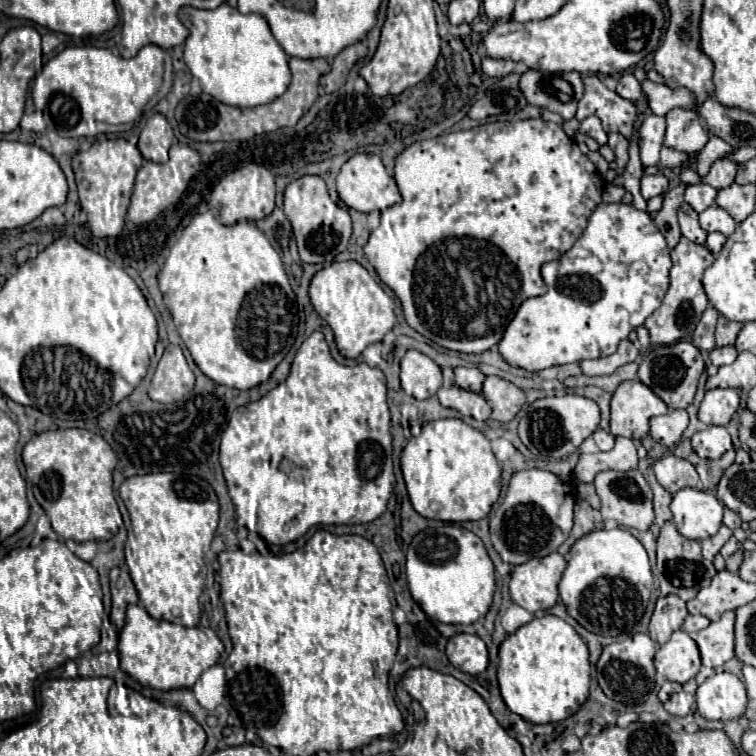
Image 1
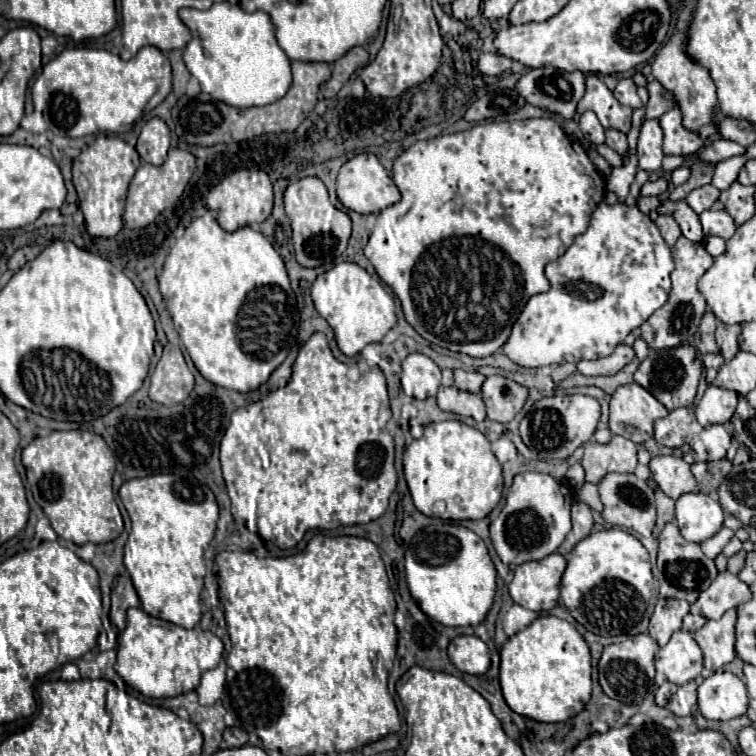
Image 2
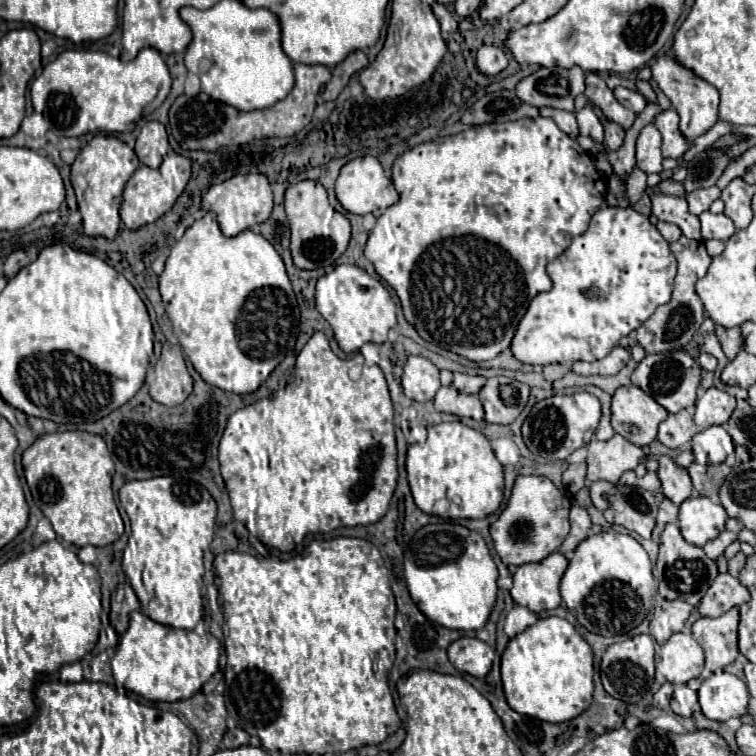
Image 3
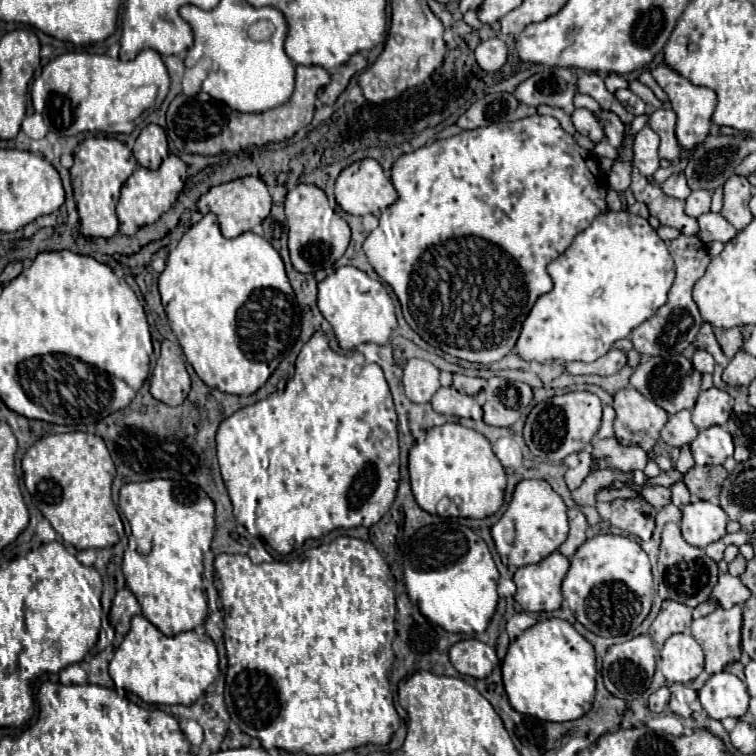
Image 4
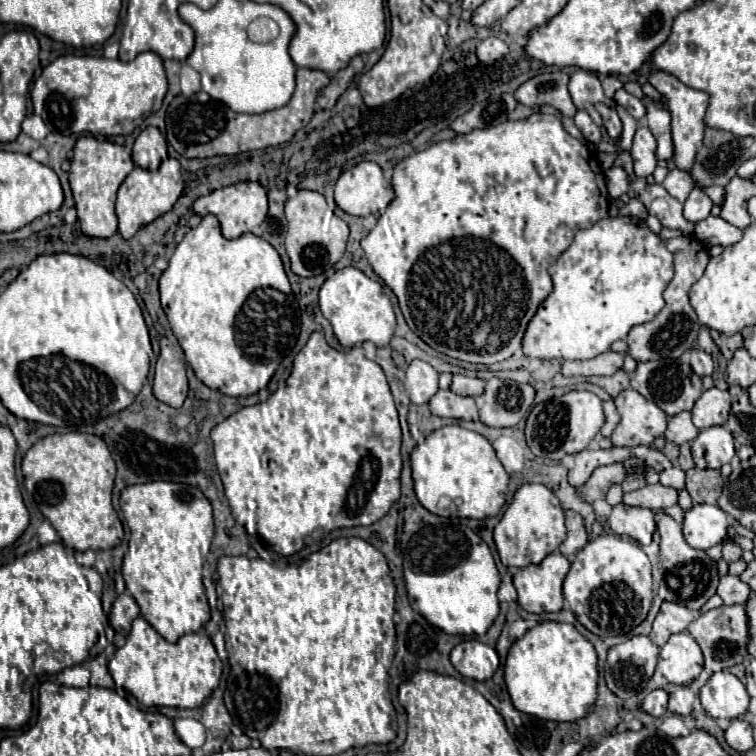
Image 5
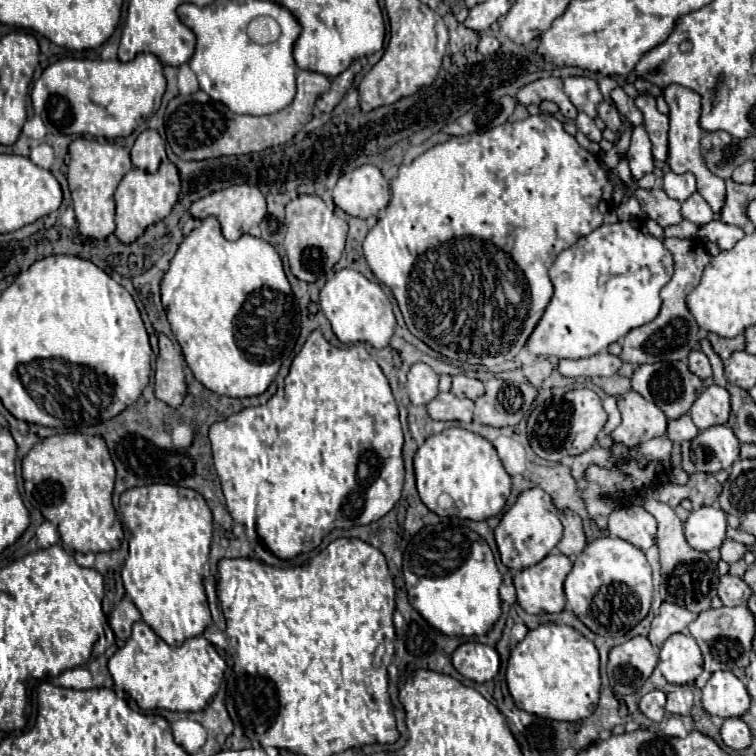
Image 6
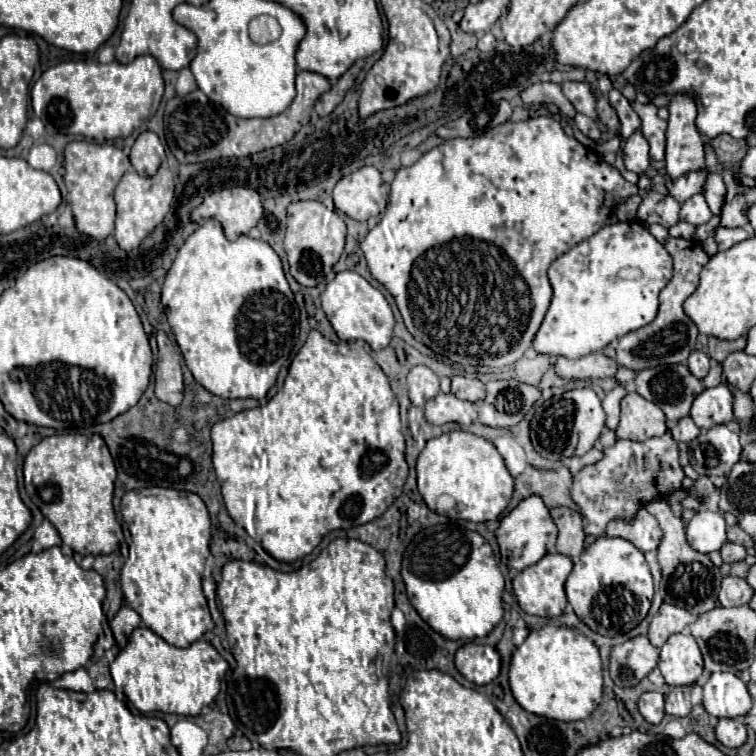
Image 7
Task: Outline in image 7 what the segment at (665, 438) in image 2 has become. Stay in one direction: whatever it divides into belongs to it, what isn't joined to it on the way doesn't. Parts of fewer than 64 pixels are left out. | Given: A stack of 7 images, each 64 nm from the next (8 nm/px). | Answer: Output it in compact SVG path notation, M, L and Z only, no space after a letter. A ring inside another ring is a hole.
M684 416L676 424L670 424L670 434L674 436L676 442L690 442L700 434L700 428L692 422L690 416Z

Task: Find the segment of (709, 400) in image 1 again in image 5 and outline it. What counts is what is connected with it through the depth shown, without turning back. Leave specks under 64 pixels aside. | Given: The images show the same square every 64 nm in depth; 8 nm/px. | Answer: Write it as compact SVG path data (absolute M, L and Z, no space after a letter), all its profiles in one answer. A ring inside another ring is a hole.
M716 386L710 390L704 390L702 396L696 400L692 408L692 422L698 430L726 424L730 414L730 394L726 390L718 390Z

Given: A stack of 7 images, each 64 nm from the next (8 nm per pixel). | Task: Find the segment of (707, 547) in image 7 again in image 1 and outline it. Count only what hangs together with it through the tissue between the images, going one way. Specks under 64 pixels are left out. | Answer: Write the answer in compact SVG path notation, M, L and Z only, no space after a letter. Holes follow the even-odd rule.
M682 488L672 496L670 510L678 532L690 540L706 540L722 526L724 504L710 492Z

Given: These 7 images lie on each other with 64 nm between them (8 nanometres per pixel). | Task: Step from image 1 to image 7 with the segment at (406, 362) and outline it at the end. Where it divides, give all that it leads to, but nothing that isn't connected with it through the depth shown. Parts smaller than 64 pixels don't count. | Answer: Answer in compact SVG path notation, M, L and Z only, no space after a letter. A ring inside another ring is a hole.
M422 364L414 366L408 374L408 392L410 392L410 402L414 406L424 406L440 392L438 376Z

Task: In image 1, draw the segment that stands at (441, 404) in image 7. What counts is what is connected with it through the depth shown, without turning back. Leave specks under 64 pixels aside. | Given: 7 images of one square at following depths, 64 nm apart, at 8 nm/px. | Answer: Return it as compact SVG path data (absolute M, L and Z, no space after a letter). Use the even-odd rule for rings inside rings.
M456 386L440 388L438 398L440 398L442 406L454 408L454 410L458 410L462 414L468 414L468 416L476 418L476 420L488 420L490 414L492 414L492 408L488 406L488 402L484 400L482 394L468 392L468 390L456 388Z

